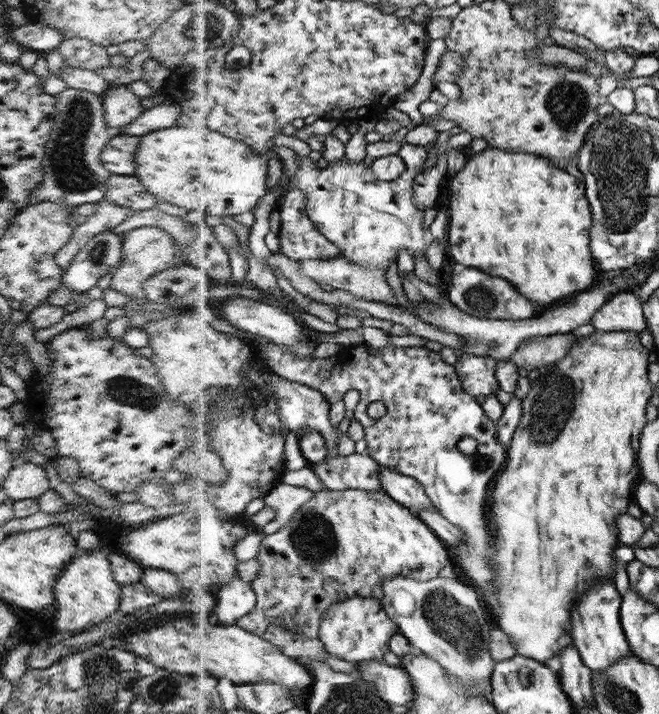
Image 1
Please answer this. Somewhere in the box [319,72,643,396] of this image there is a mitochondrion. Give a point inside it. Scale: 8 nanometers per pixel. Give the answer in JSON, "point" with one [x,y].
{"point":[568,103]}

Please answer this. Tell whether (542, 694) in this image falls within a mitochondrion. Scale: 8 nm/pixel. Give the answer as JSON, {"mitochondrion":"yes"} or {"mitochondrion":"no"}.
{"mitochondrion":"no"}

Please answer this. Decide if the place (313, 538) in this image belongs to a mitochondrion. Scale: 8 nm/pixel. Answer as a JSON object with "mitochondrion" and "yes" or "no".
{"mitochondrion":"yes"}

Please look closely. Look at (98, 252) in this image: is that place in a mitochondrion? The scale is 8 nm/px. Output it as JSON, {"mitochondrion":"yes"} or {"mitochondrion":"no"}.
{"mitochondrion":"yes"}

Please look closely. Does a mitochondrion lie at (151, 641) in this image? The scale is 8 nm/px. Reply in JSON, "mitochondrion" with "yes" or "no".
{"mitochondrion":"no"}

